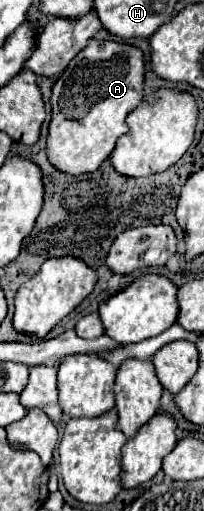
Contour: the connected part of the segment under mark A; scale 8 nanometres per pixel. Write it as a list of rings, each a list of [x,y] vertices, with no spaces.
[[[91,40],[69,66],[57,76],[51,88],[51,124],[47,138],[47,156],[55,168],[67,174],[85,174],[95,172],[105,158],[115,148],[115,142],[121,134],[127,132],[125,118],[137,108],[143,100],[143,82],[145,82],[145,60],[143,52],[137,46],[115,40]]]

